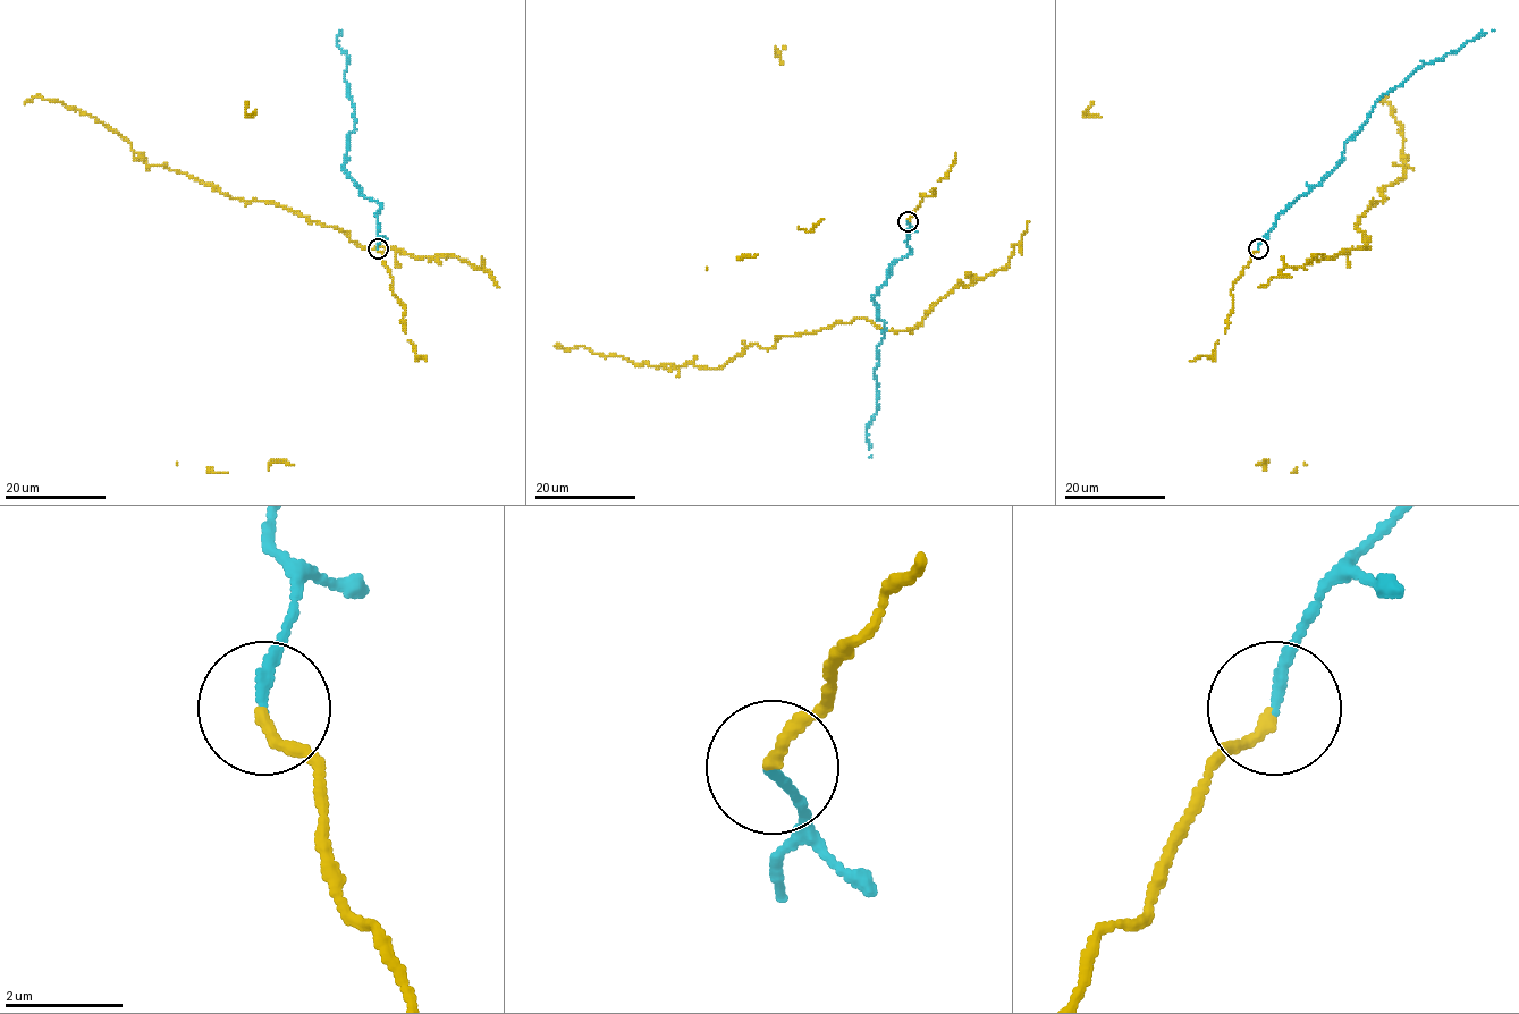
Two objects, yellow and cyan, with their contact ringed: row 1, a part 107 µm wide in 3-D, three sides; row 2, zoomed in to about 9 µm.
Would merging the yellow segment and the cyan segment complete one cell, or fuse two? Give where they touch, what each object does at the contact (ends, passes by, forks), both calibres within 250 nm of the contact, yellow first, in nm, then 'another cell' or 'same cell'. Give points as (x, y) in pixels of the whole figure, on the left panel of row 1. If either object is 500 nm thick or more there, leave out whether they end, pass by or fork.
place (378, 248); yellow ends; cyan ends; calibres 180 and 160 nm; same cell

